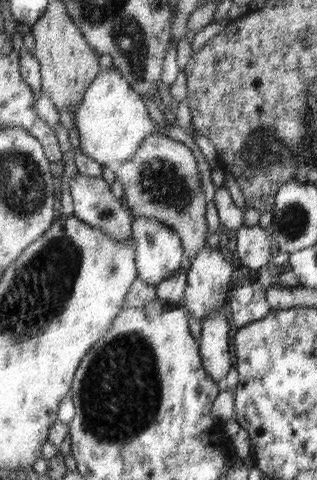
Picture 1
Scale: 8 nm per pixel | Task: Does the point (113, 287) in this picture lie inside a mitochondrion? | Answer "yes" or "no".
no

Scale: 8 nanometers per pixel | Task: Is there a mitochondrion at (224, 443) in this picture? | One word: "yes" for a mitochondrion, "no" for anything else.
no

